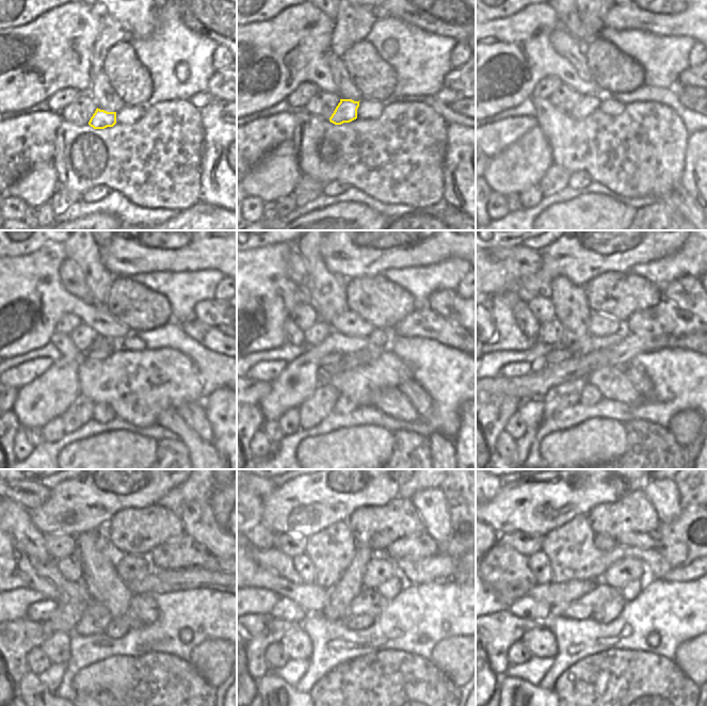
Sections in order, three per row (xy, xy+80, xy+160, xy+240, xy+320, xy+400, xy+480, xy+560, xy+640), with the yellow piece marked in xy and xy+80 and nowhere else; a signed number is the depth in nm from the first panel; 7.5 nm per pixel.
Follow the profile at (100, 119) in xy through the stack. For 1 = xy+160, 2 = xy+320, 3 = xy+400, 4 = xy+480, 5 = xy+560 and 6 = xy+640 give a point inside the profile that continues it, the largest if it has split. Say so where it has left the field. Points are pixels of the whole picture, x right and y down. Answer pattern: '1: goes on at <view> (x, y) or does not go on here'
1: goes on at xy+160 (588, 103)
2: goes on at xy+320 (332, 358)
3: goes on at xy+400 (557, 354)
4: goes on at xy+480 (69, 591)
5: goes on at xy+560 (274, 560)
6: goes on at xy+640 (503, 571)

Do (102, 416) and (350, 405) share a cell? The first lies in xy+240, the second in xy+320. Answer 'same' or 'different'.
same

